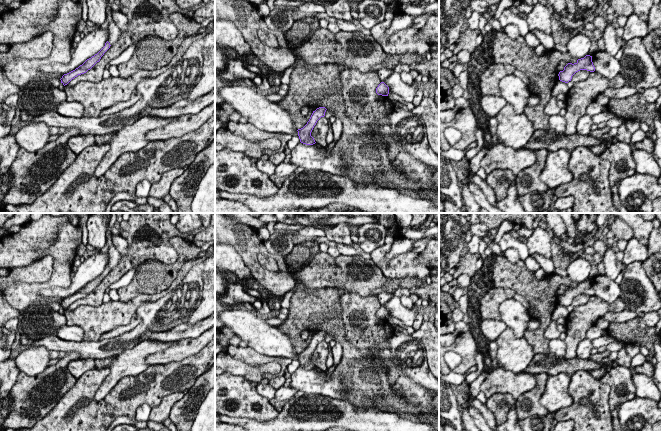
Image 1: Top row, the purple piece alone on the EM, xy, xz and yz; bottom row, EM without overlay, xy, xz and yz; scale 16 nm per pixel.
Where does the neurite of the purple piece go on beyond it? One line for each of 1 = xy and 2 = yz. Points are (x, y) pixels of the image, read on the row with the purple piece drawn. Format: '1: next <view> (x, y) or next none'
1: next none
2: next none

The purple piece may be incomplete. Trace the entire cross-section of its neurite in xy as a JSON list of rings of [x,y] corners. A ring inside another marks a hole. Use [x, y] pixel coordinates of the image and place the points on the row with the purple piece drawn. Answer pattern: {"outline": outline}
{"outline": [[[107,41],[105,43],[105,46],[94,56],[91,58],[87,59],[82,65],[80,65],[78,68],[75,70],[64,74],[62,76],[61,83],[65,86],[67,85],[72,79],[77,77],[78,75],[86,73],[88,70],[90,70],[97,62],[100,61],[101,57],[104,55],[104,53],[110,48],[110,43]]]}

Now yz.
{"outline": [[[586,55],[584,58],[578,59],[574,64],[568,63],[564,67],[564,70],[559,72],[559,80],[568,83],[571,81],[572,76],[580,70],[587,70],[590,72],[595,71],[595,67],[592,62],[592,56]]]}

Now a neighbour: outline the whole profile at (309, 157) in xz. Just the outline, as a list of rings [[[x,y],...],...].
[[[300,142],[291,150],[289,163],[303,167],[305,170],[316,170],[347,177],[344,170],[347,165],[343,162],[342,151],[329,149],[327,146],[321,147],[317,143],[306,145]]]

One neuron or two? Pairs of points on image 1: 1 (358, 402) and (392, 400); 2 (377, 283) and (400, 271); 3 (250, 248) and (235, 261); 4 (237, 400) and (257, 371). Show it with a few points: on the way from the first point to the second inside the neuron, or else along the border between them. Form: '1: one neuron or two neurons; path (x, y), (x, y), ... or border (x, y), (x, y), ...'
1: one neuron; path (366, 397), (371, 392), (384, 392)
2: two neurons; border (372, 261), (387, 277), (412, 278)
3: two neurons; border (225, 242), (234, 248), (251, 273)
4: two neurons; border (228, 372), (234, 375), (241, 375), (251, 381)

